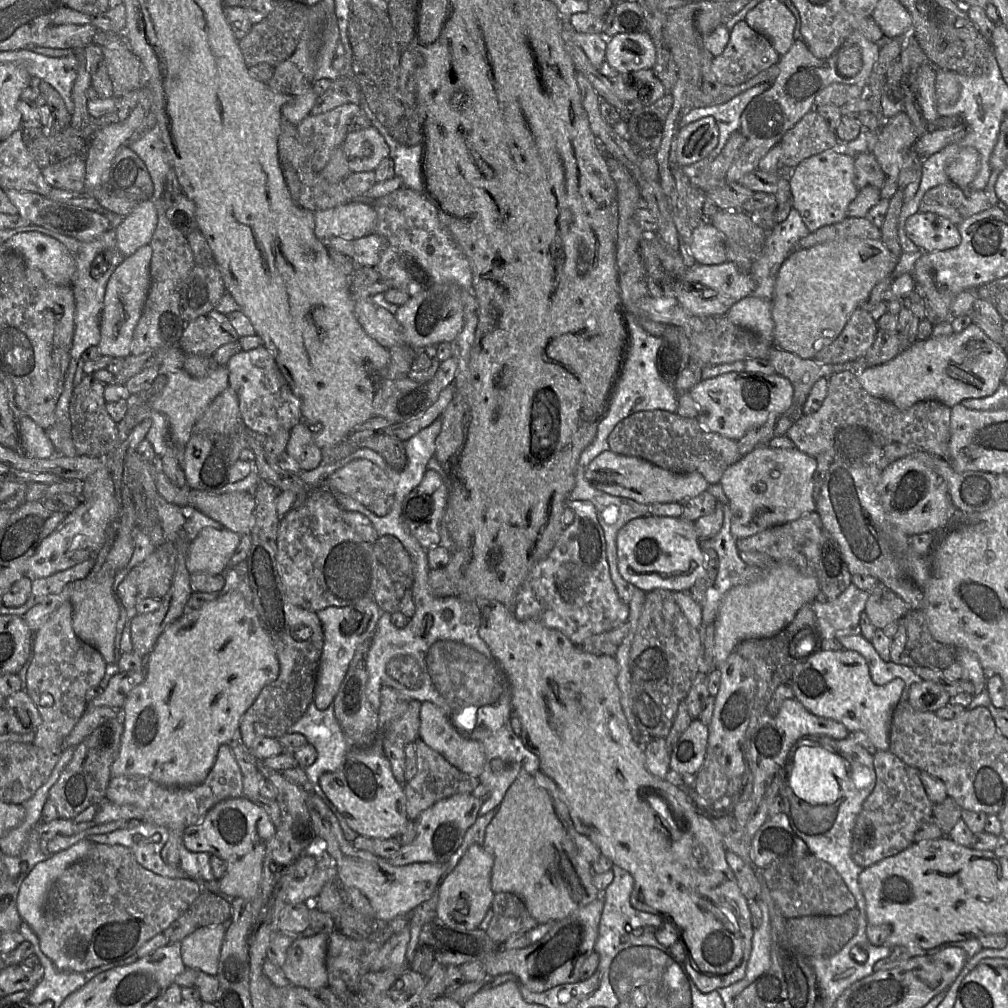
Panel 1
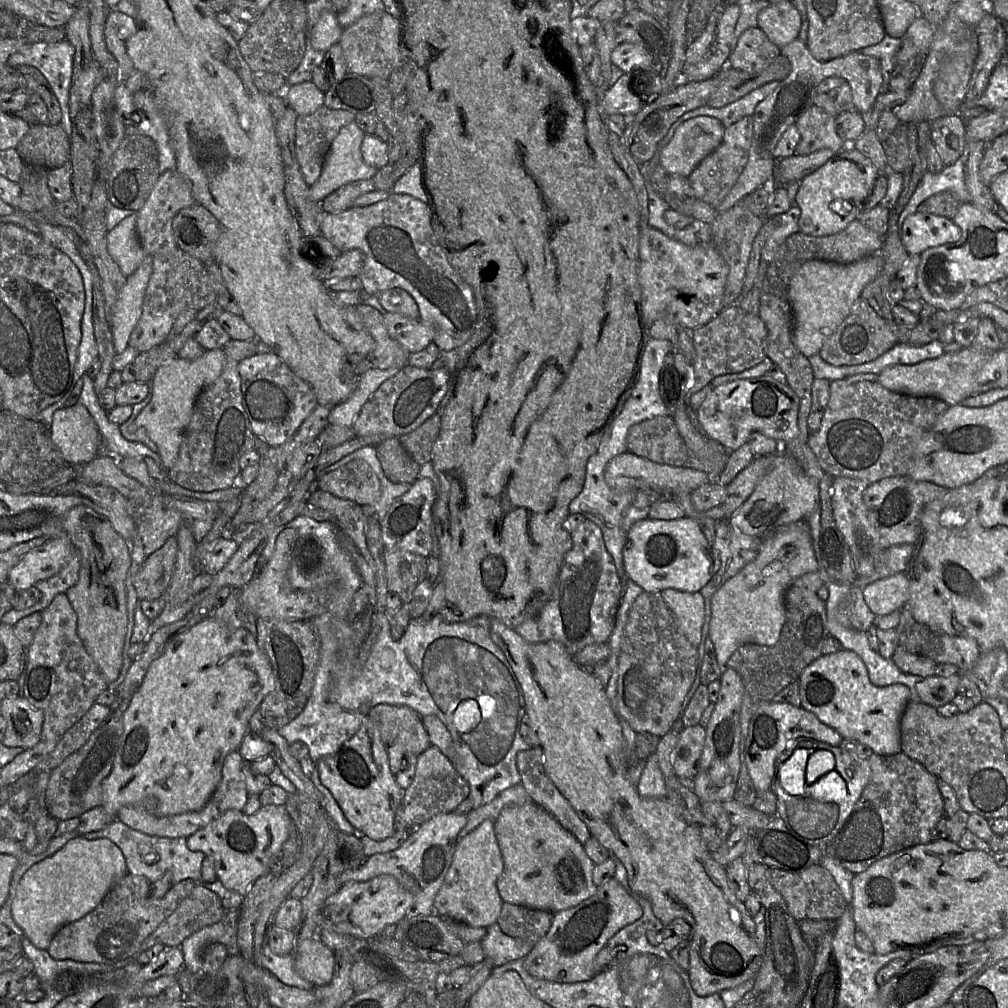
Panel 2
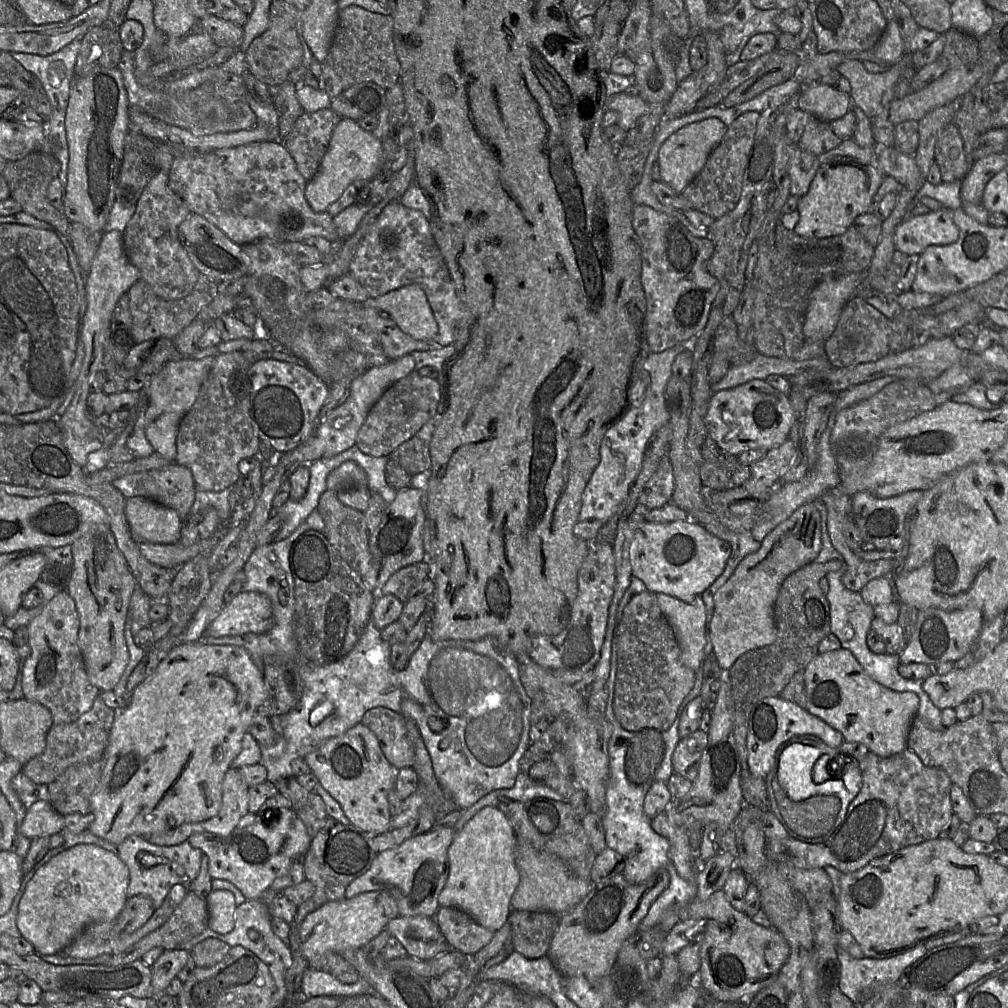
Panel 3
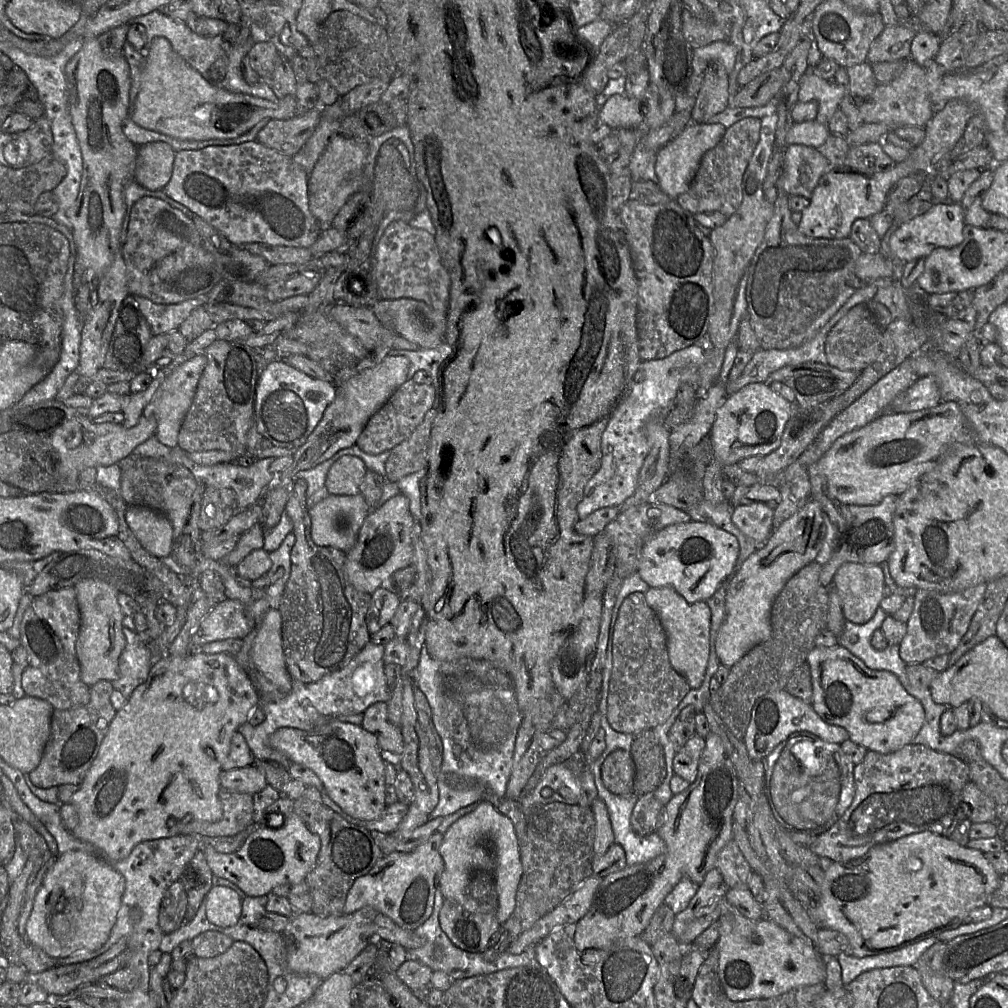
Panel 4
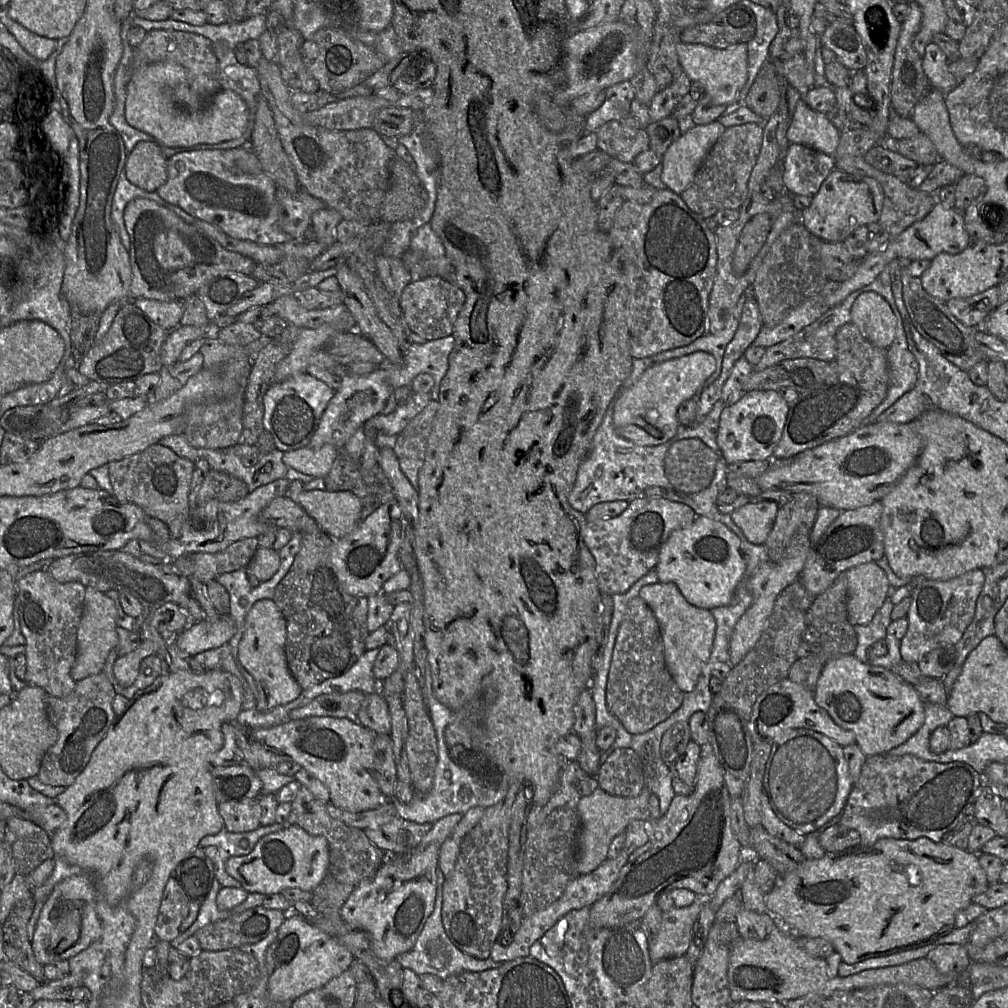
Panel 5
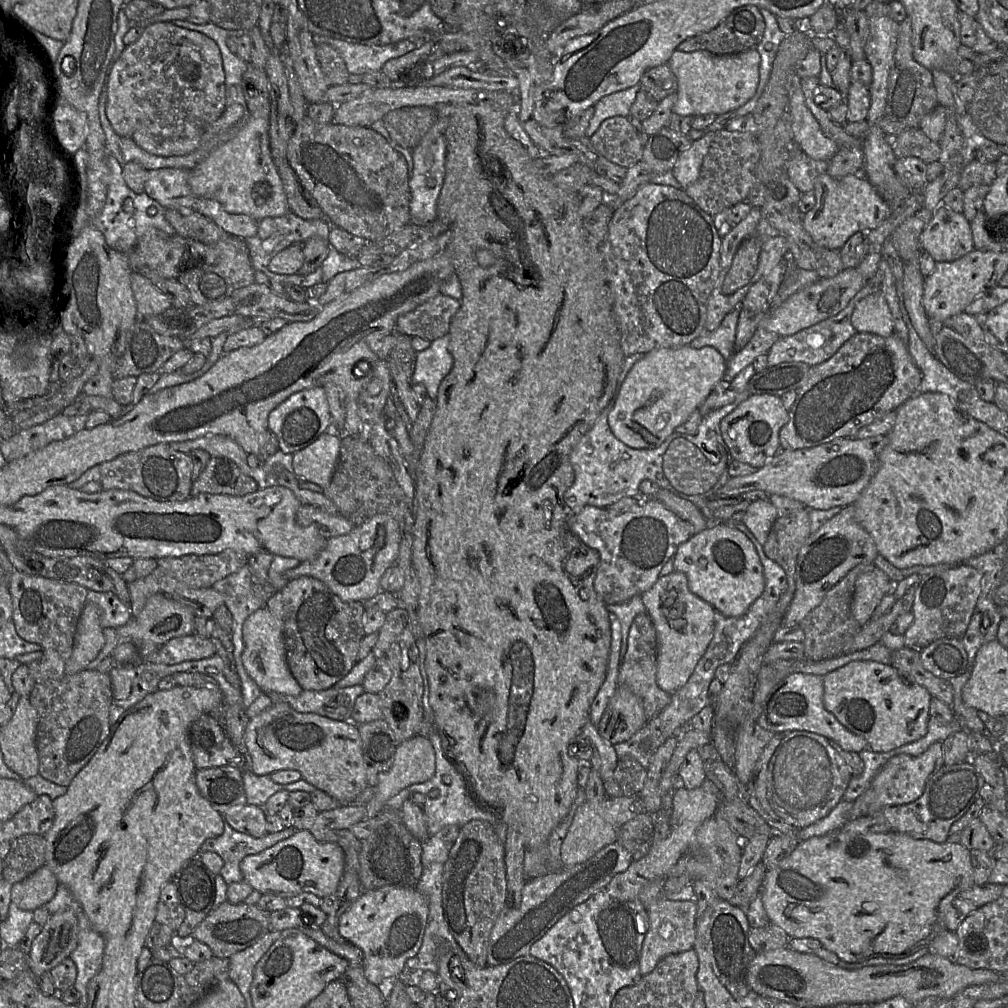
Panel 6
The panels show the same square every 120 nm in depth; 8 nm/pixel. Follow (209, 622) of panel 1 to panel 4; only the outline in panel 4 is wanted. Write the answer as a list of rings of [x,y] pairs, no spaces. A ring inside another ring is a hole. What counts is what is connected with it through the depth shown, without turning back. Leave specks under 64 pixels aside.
[[[191,651],[185,657],[164,656],[162,659],[155,659],[147,680],[135,688],[125,707],[116,712],[96,758],[80,784],[80,788],[72,796],[70,804],[78,812],[79,823],[70,832],[77,839],[102,850],[103,857],[109,862],[117,862],[128,857],[133,848],[141,842],[178,836],[182,827],[190,821],[218,822],[222,817],[222,803],[219,798],[219,775],[222,764],[229,754],[232,735],[238,731],[239,726],[248,722],[250,713],[258,705],[258,692],[245,670],[230,654],[205,654],[200,651]]]

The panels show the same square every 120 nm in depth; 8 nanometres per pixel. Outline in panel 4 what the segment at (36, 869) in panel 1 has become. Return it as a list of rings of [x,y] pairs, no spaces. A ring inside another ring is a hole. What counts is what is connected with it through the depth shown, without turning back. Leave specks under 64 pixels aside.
[[[81,850],[59,856],[37,891],[26,922],[26,939],[54,959],[95,951],[109,939],[125,890],[124,877],[104,857]]]

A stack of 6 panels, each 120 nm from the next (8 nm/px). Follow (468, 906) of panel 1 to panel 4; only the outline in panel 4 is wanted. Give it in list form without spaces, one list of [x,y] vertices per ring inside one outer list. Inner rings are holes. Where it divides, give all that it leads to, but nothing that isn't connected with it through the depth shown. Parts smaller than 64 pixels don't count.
[[[480,801],[473,811],[454,822],[444,833],[439,849],[444,861],[439,888],[444,898],[458,902],[466,909],[479,909],[477,901],[469,894],[469,883],[476,870],[489,868],[491,853],[487,847],[490,844],[495,853],[494,883],[498,895],[496,916],[503,925],[515,908],[523,867],[513,822],[490,802]]]

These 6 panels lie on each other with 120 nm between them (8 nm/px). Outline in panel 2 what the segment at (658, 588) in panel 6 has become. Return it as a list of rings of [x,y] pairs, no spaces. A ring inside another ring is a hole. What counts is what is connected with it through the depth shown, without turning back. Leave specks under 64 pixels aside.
[[[669,588],[661,593],[690,643],[698,647],[705,620],[705,603],[701,592],[684,592]]]

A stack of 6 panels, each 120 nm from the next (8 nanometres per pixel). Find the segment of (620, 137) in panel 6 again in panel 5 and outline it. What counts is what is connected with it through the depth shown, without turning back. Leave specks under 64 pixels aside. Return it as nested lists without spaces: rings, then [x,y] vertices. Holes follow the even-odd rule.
[[[631,115],[605,123],[596,134],[597,148],[625,163],[634,162],[641,152],[650,149],[646,129]]]

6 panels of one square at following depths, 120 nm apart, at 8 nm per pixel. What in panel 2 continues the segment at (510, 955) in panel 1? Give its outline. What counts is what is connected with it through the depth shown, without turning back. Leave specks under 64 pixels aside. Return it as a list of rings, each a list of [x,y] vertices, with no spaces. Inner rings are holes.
[[[610,878],[597,887],[596,893],[579,905],[554,913],[551,927],[524,957],[526,970],[538,979],[556,983],[575,983],[592,979],[597,971],[594,960],[597,953],[623,927],[638,920],[643,913],[640,903],[615,879]]]

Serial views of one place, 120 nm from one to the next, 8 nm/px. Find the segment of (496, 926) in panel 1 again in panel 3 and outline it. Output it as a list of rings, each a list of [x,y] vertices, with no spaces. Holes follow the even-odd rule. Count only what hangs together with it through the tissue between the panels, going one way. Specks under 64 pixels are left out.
[[[512,910],[508,922],[514,951],[530,959],[547,956],[559,920],[555,913]]]

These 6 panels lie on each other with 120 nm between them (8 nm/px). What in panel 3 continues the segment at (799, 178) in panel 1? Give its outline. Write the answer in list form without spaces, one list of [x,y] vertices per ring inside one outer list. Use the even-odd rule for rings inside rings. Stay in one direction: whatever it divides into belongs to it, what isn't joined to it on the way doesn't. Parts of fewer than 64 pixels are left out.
[[[836,162],[821,165],[808,192],[799,197],[799,220],[793,230],[805,238],[826,238],[843,234],[858,215],[872,210],[873,196],[884,176],[876,163]]]

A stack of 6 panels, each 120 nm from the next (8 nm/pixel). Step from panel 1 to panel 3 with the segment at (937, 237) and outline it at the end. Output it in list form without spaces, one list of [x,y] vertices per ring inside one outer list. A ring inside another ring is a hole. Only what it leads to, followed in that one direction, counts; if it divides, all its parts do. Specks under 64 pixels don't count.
[[[942,208],[904,219],[895,230],[894,245],[907,256],[920,255],[929,246],[949,245],[958,238],[953,210]]]

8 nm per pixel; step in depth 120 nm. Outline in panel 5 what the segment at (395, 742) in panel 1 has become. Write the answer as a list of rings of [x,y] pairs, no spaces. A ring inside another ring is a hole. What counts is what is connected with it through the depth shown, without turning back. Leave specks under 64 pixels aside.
[[[380,692],[365,695],[357,716],[358,723],[376,735],[390,734],[388,705]]]

